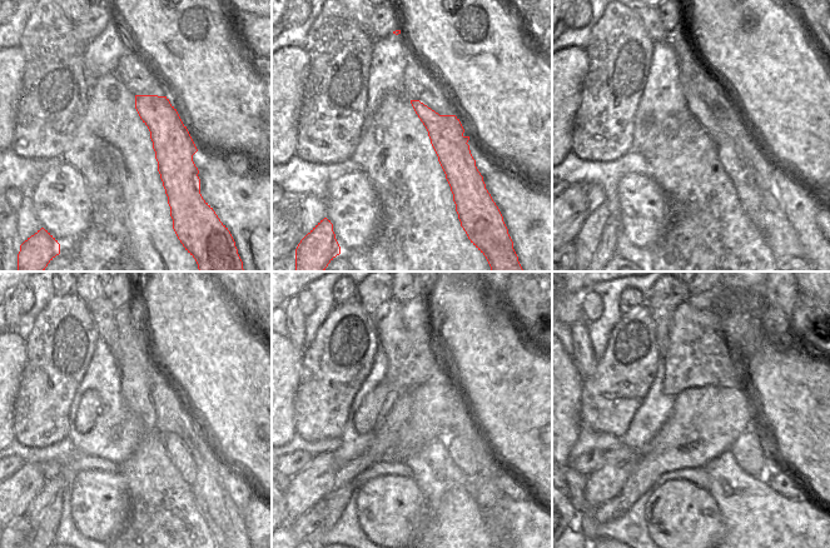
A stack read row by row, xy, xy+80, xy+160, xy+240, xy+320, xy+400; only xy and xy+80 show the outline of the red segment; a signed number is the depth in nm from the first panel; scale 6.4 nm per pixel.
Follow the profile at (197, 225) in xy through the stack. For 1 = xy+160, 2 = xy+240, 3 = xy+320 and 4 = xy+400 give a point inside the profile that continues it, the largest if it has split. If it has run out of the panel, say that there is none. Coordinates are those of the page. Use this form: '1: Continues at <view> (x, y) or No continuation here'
1: Continues at xy+160 (690, 63)
2: Continues at xy+240 (133, 352)
3: Continues at xy+320 (383, 444)
4: Continues at xy+400 (750, 451).

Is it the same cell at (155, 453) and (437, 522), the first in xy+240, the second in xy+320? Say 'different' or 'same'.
same

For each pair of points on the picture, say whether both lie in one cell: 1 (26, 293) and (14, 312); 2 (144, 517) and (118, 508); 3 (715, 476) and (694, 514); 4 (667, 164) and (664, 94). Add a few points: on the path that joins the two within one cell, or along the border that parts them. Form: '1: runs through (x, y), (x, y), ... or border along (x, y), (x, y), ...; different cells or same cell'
1: border along (25, 285), (20, 294), (20, 314); different cells
2: border along (124, 483), (129, 497), (129, 523), (119, 534); different cells
3: border along (680, 479), (704, 488), (721, 517); different cells
4: border along (689, 120), (685, 120), (664, 142), (642, 154); different cells

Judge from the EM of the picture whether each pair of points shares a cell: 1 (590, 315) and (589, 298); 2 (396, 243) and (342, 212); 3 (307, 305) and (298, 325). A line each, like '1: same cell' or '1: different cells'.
1: same cell
2: different cells
3: different cells

